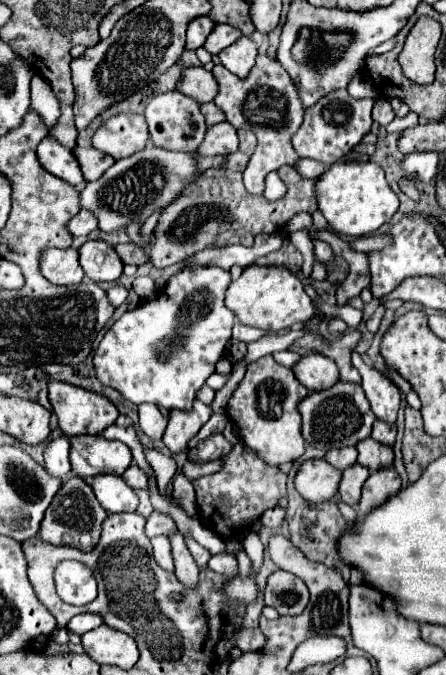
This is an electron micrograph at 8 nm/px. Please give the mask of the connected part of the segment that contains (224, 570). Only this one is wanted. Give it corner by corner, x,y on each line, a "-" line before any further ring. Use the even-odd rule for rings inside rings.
222,554
222,556
210,558
208,568
214,570
216,574
224,574
224,576
236,576
238,574
238,562
236,562
236,558
232,558
232,554

